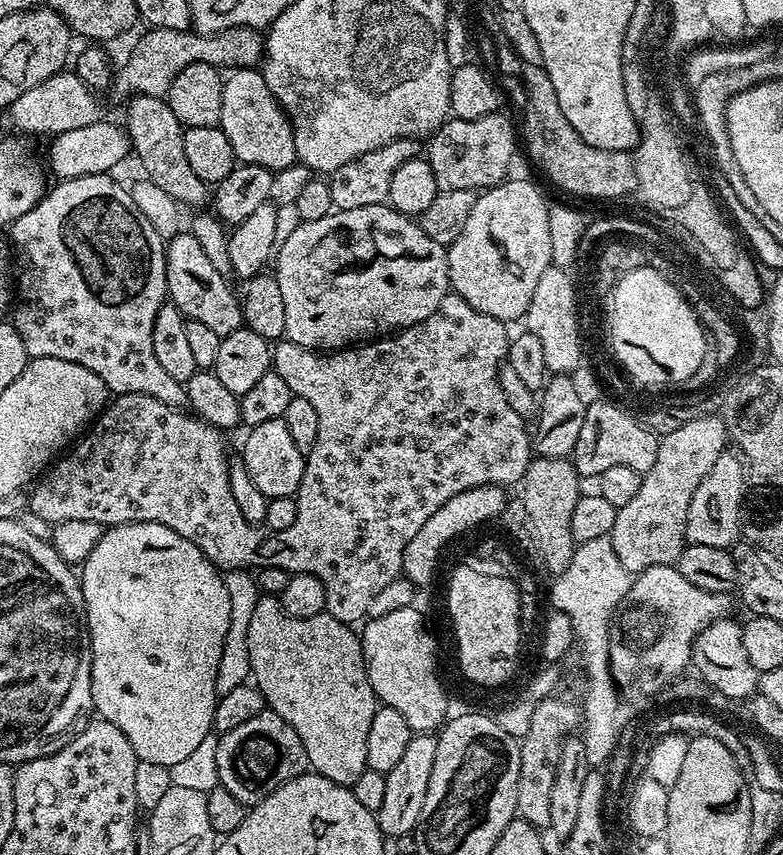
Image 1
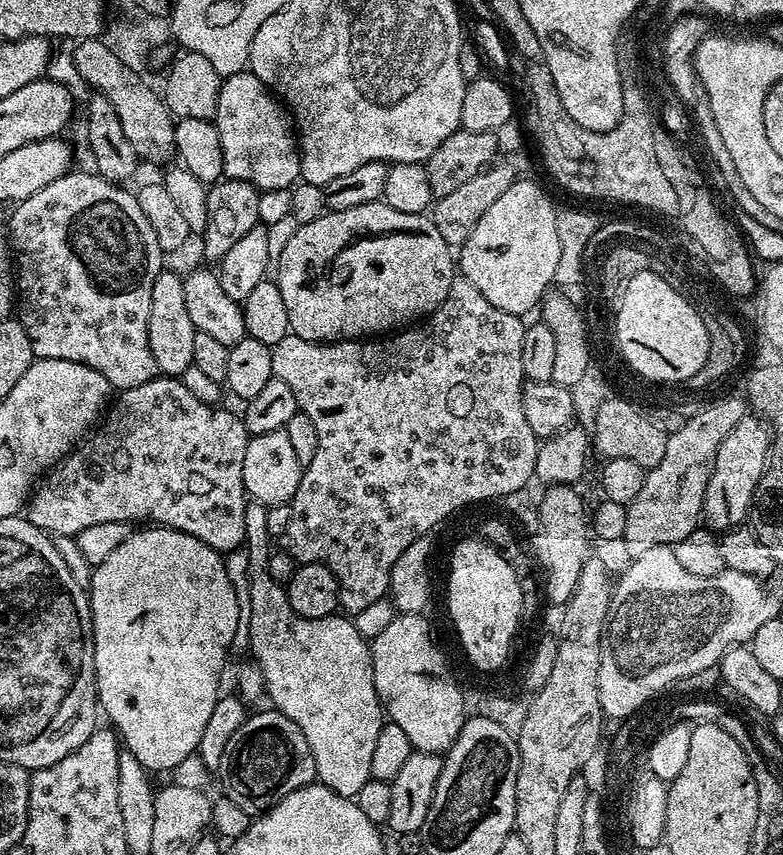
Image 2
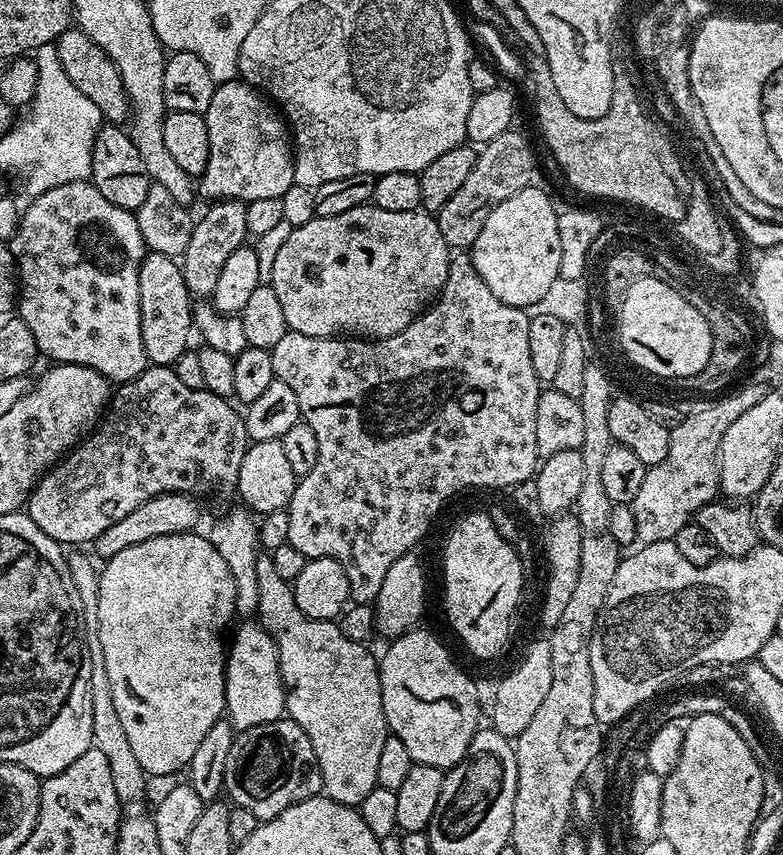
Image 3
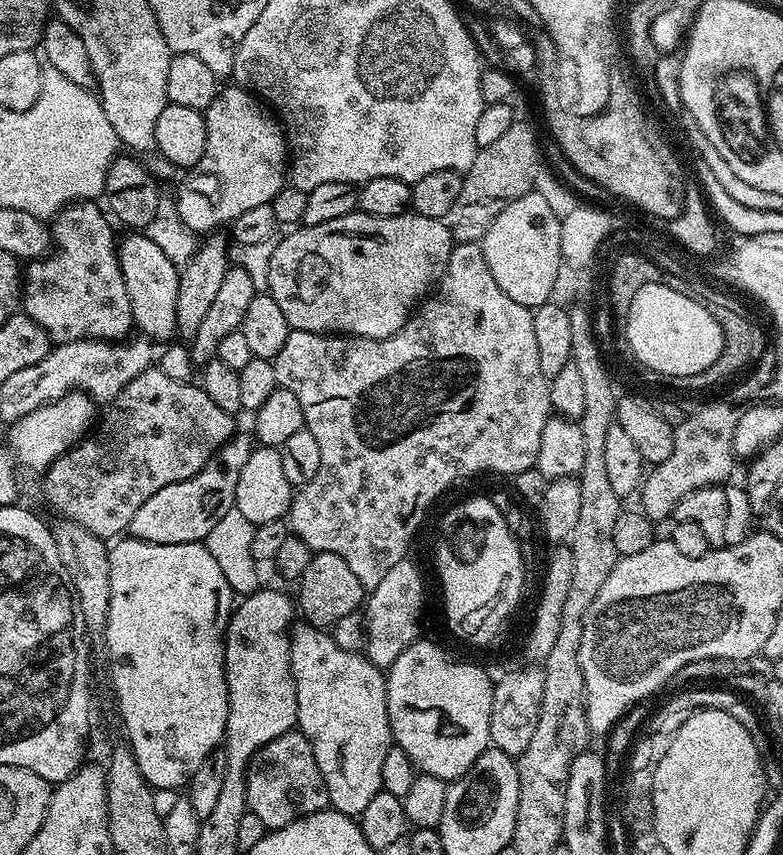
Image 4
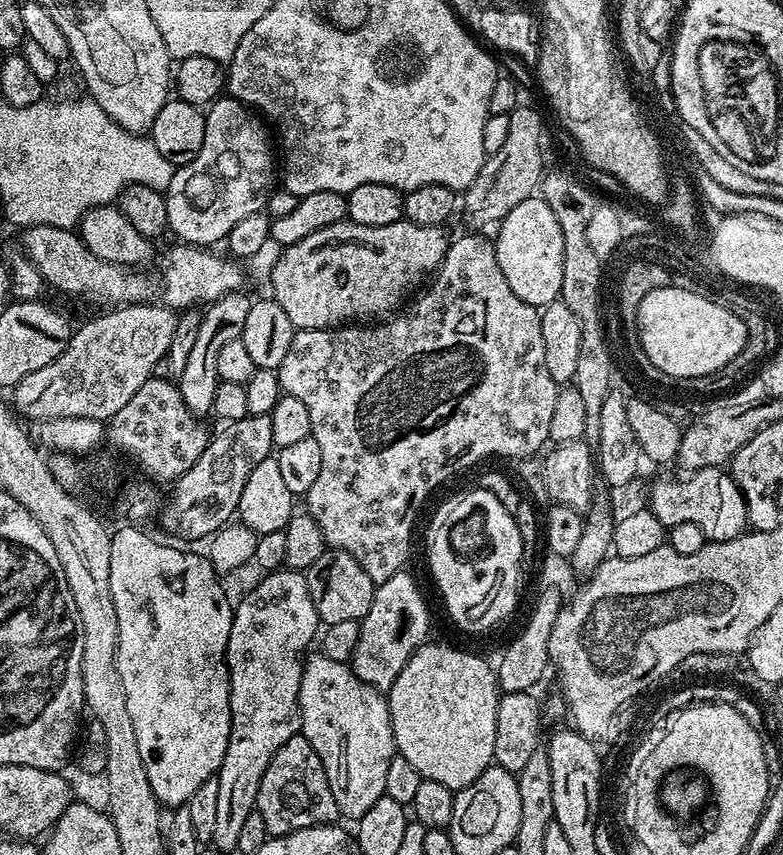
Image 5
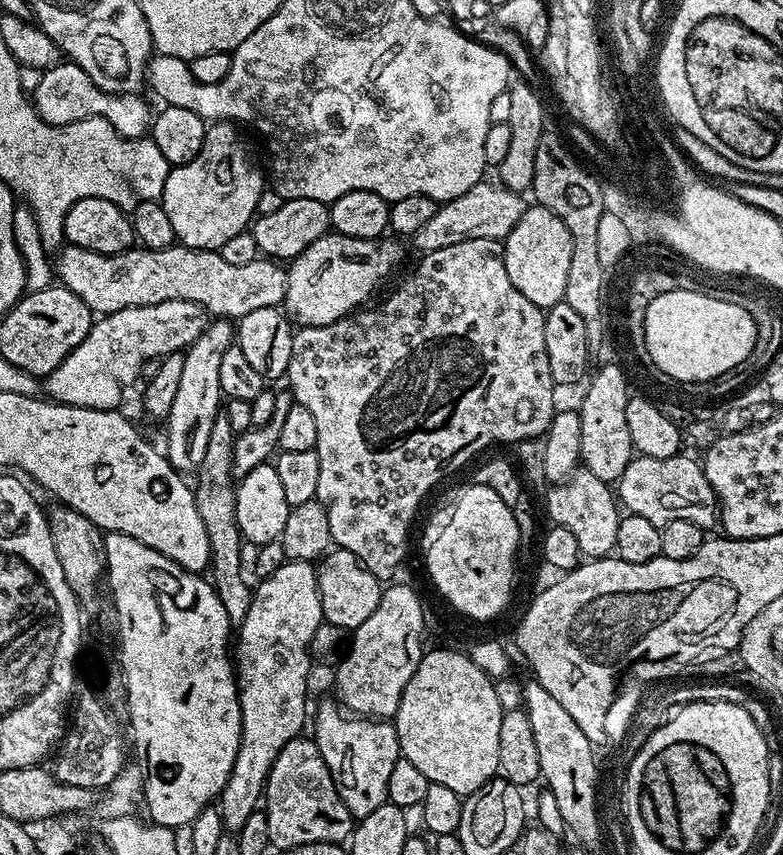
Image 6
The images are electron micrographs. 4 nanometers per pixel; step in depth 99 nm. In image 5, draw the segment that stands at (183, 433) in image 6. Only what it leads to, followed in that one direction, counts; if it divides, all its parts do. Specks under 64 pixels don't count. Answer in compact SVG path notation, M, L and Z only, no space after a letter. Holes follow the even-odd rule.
M243 291L228 292L203 309L198 326L198 338L190 350L190 358L186 358L186 370L182 370L178 378L182 398L186 402L188 411L193 414L211 413L214 390L221 382L218 378L218 354L222 351L222 346L226 346L226 342L240 339L242 326L246 326L246 314L250 314L253 297L244 295Z

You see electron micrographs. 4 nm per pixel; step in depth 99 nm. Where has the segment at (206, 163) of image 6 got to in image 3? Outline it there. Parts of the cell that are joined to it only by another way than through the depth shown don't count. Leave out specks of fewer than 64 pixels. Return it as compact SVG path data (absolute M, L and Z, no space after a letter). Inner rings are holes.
M237 78L226 82L225 84L217 84L214 90L214 98L210 98L210 106L202 113L206 122L206 130L210 134L210 142L212 143L212 157L208 159L208 168L203 176L198 180L198 192L201 197L205 196L205 201L215 202L218 200L257 200L258 198L280 198L286 194L286 190L290 190L290 186L296 183L294 178L294 141L290 135L290 129L281 113L278 111L277 105L273 103L269 97L265 96L259 88L253 88L250 84L245 84L243 80Z

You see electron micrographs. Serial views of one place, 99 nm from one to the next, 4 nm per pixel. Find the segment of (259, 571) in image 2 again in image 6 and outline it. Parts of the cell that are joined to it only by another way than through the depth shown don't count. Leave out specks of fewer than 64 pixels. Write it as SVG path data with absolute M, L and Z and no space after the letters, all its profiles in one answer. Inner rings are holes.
M335 699L332 700L322 701L317 708L315 705L314 739L342 802L346 802L346 810L350 810L354 818L359 818L388 803L390 773L394 770L394 762L402 759L396 725L384 718L349 714Z

